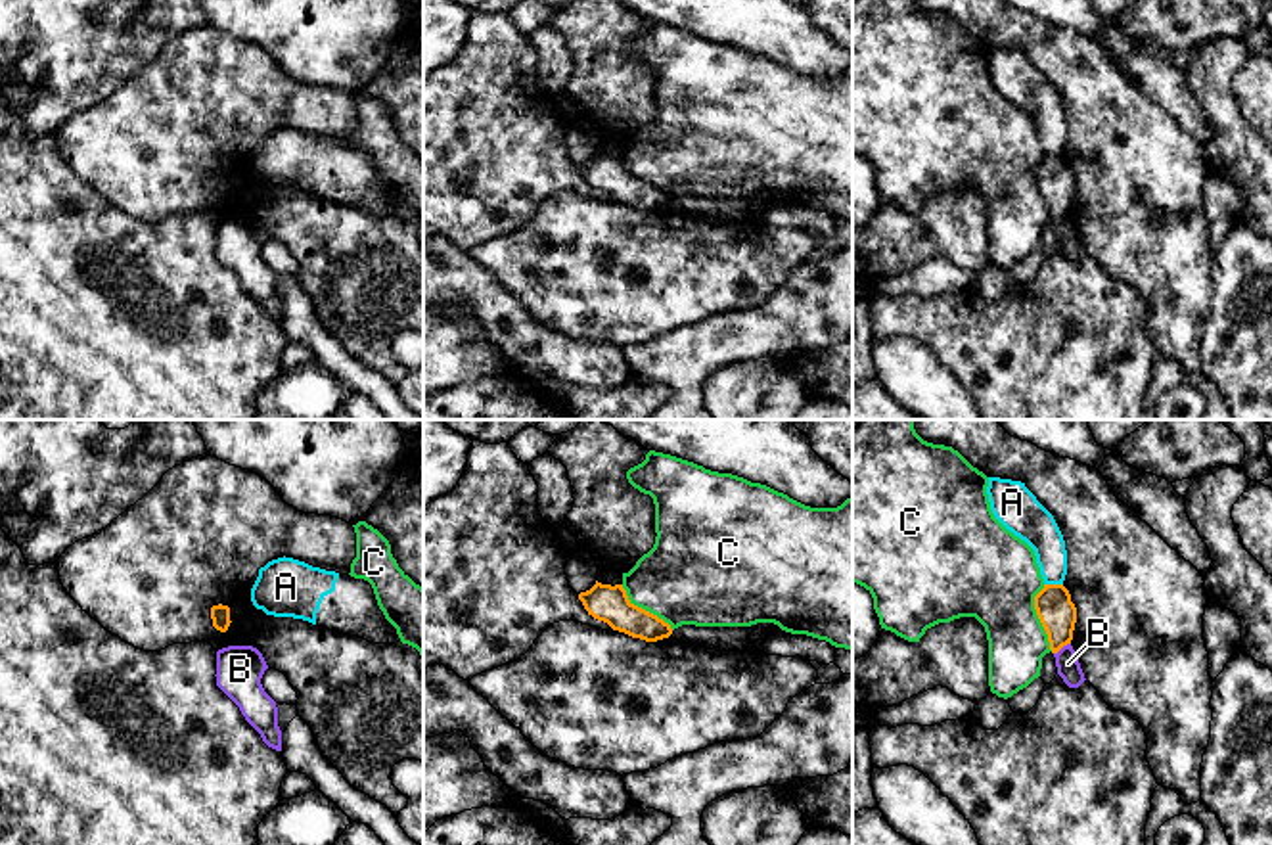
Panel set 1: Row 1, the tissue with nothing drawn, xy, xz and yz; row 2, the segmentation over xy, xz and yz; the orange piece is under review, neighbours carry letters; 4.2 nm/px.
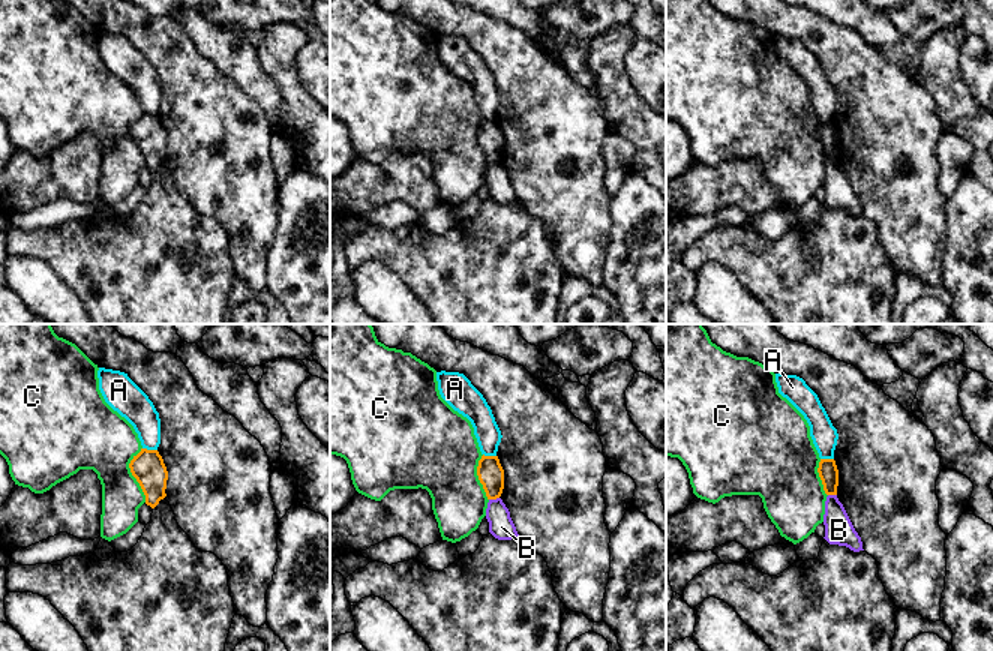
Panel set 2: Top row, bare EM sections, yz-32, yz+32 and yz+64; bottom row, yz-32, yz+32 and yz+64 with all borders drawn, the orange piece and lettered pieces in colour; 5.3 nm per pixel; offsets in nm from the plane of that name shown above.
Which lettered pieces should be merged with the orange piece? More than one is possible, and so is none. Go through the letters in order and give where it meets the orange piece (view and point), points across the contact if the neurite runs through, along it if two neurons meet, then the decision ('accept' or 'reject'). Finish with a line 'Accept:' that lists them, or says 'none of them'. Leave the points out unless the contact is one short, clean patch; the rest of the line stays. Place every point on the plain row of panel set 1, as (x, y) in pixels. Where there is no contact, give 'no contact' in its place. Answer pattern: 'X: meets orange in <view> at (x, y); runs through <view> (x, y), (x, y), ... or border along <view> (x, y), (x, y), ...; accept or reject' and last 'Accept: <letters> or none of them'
A: meets orange in yz at (1054, 156); reject
B: meets orange in yz at (1062, 217); border along yz (1069, 213), (1054, 225); reject
C: meets orange in yz at (1039, 188); reject
Accept: none of them

